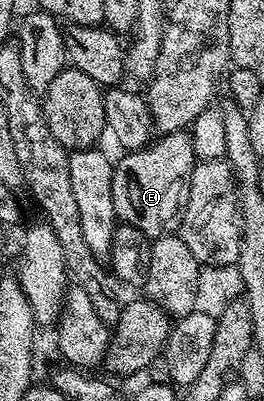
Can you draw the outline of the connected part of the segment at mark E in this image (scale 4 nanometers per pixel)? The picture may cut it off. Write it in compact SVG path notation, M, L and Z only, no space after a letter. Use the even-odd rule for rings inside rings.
M188 132L167 133L158 138L144 149L126 152L125 158L113 166L113 202L118 218L127 219L147 239L173 235L180 230L193 167L198 162Z

